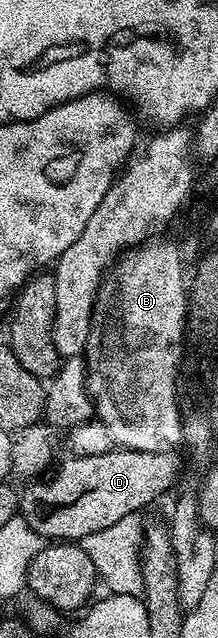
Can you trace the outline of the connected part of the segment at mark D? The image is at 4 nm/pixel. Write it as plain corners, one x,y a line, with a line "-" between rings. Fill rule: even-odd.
118,446
113,452
74,456
59,466
51,480
43,479
42,485
31,483
34,485
21,493
20,514
47,541
81,542
88,534
120,522
120,518
141,513
141,508
164,495
182,472
182,460
176,453
137,452

